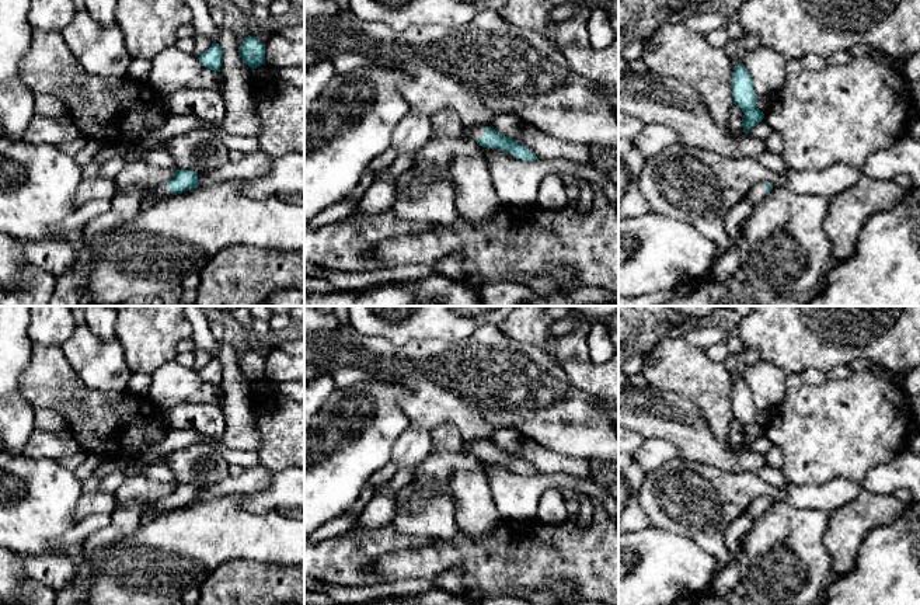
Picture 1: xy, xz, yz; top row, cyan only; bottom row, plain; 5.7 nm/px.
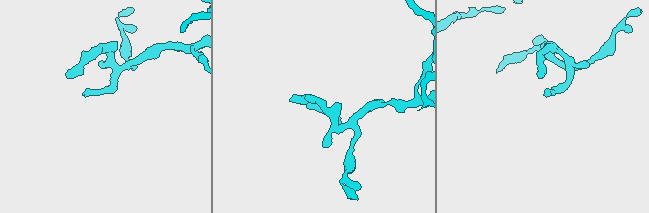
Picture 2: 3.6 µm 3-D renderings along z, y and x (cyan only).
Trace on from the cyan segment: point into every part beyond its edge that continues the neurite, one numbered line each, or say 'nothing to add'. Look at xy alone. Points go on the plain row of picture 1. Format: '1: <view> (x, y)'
1: xy (161, 506)

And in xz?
1: xz (476, 448)

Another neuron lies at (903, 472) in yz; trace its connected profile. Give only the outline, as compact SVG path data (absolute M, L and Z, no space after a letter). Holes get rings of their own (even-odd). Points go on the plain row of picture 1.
M906 451L891 463L874 467L861 487L879 496L907 488L912 493L912 503L920 503L920 453Z

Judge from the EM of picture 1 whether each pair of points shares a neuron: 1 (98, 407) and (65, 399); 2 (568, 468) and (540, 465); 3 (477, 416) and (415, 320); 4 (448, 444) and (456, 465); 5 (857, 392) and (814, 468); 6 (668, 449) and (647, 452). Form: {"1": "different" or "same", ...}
{"1": "same", "2": "same", "3": "different", "4": "different", "5": "same", "6": "same"}

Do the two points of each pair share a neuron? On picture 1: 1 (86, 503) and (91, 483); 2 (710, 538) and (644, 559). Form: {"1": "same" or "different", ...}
{"1": "different", "2": "different"}

